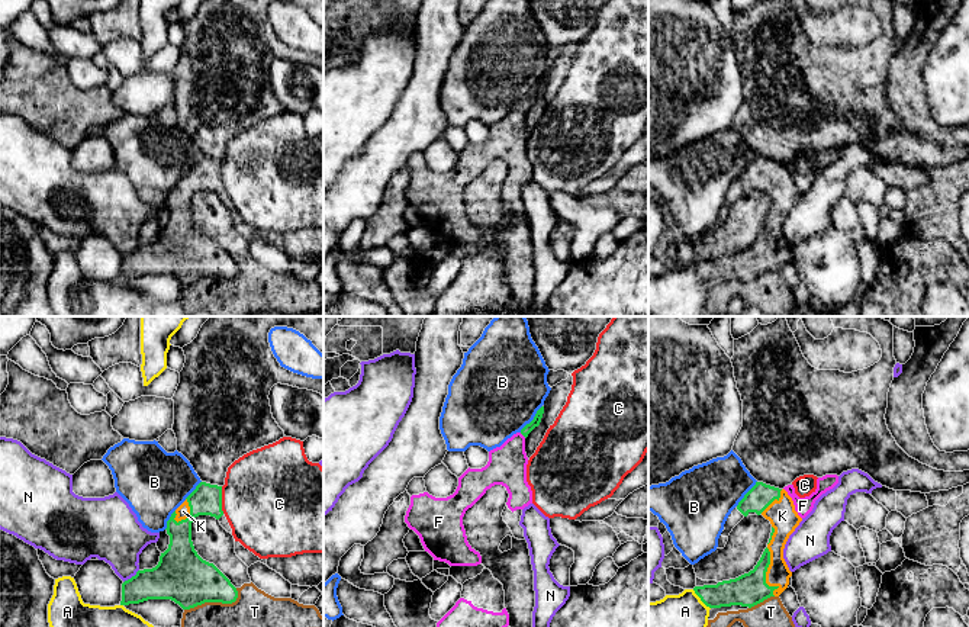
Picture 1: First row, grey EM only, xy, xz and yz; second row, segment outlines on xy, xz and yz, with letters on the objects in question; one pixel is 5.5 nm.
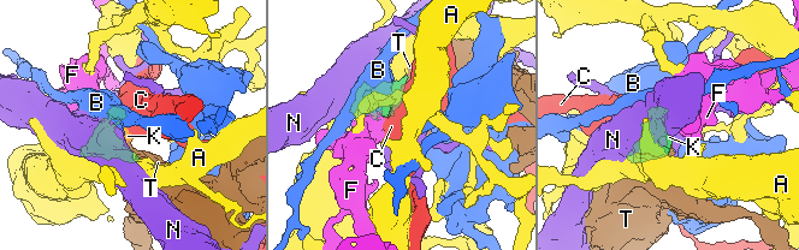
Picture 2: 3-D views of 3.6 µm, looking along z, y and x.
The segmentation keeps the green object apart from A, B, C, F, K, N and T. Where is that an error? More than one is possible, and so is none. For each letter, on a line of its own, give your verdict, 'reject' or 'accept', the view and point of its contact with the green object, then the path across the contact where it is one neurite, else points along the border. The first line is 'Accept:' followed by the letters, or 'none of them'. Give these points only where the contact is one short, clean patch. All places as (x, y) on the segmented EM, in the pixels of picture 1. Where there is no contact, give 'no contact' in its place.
Accept: K
A: reject | yz (701, 600)
B: reject | xz (534, 418) | along xz (541, 405), (520, 431)
C: reject | xy (221, 500) | along xy (221, 486), (221, 510), (224, 513)
F: reject | xz (522, 434)
K: accept | yz (765, 574)
N: reject | xy (132, 576)
T: reject | xy (213, 601)

